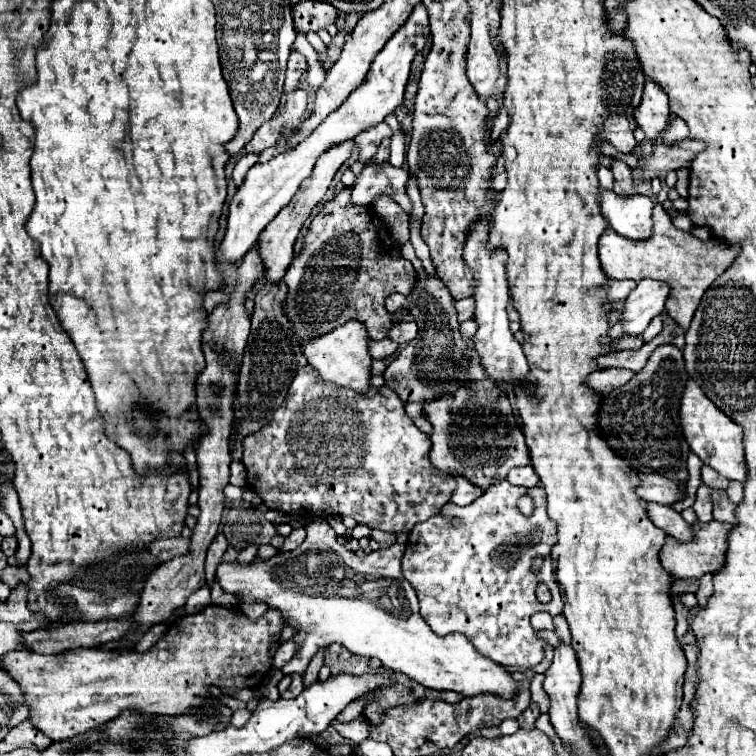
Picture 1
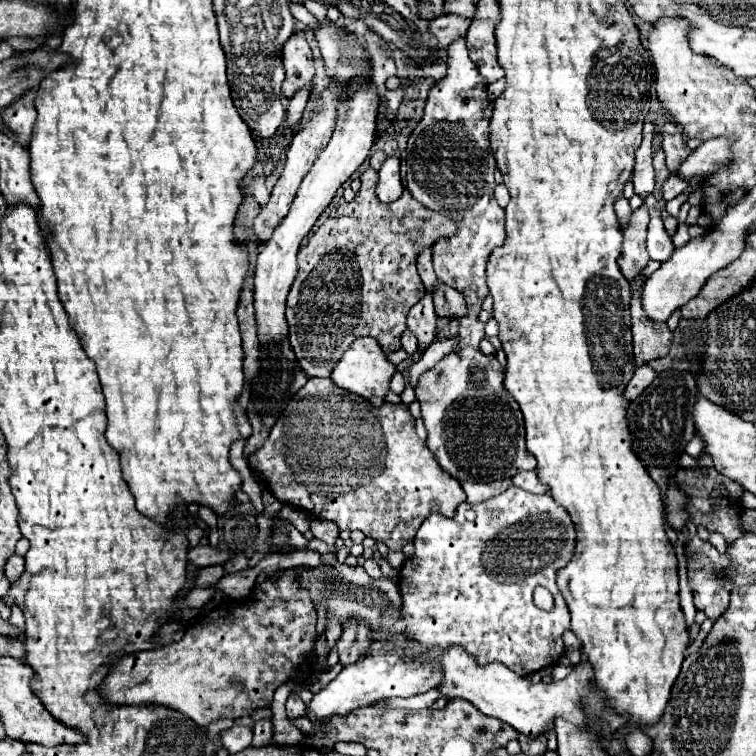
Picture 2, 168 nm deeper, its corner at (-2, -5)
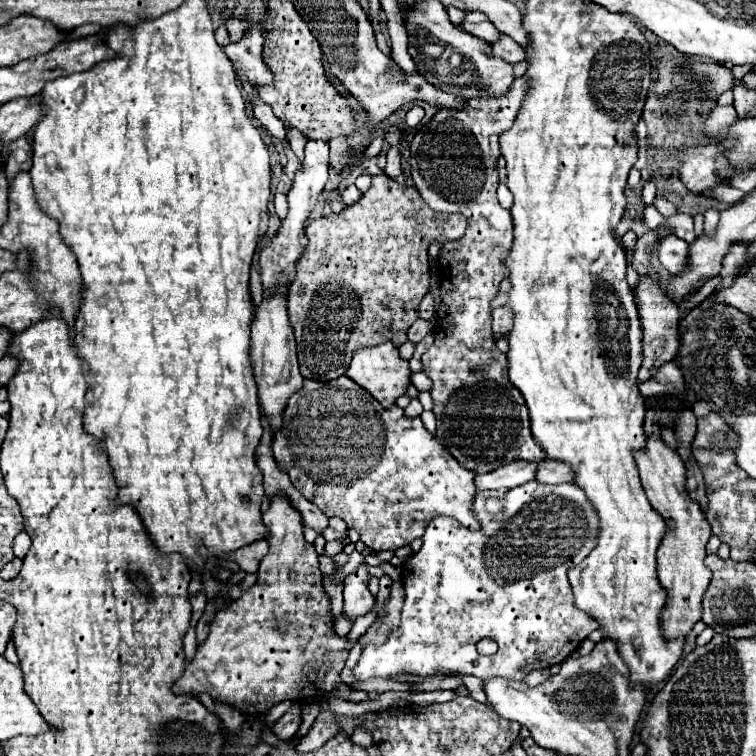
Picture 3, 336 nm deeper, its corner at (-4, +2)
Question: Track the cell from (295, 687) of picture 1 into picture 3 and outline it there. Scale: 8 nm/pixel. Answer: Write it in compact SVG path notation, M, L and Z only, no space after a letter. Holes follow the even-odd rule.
M292 703L290 711L286 711L280 721L272 727L272 731L280 737L280 739L290 739L296 735L298 727L302 723L302 717L300 717L300 705L298 703Z

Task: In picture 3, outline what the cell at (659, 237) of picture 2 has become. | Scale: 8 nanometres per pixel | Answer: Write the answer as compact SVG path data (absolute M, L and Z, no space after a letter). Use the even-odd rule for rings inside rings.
M674 233L662 237L658 241L658 259L666 267L666 271L674 273L684 265L684 257L688 257L688 243Z

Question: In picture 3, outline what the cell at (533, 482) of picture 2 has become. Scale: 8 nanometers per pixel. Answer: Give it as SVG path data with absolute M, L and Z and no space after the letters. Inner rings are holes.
M540 461L538 471L536 471L536 481L540 483L566 483L572 479L572 469L564 463L556 461Z

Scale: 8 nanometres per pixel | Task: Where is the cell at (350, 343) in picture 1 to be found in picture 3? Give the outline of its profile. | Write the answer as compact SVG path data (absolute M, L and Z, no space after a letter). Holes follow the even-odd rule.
M390 341L374 345L374 347L358 347L354 351L354 355L352 355L352 361L350 361L350 367L348 367L346 375L354 383L358 383L360 387L364 387L384 407L394 405L394 401L402 393L406 393L406 387L410 385L410 367L408 367L408 361L404 361L398 355L398 349Z

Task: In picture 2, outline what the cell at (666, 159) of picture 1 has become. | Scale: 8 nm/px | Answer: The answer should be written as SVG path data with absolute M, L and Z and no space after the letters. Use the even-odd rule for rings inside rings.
M710 138L700 148L696 148L686 162L680 164L678 176L690 180L694 176L710 176L710 172L718 172L722 164L730 160L730 140L726 138Z

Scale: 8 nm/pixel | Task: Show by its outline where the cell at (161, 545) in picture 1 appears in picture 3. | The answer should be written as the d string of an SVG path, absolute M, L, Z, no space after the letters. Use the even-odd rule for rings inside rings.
M258 539L252 545L246 545L246 547L234 551L232 557L222 557L222 559L236 563L246 573L256 573L258 565L260 565L260 561L262 561L262 557L266 553L268 553L268 541L266 539Z

